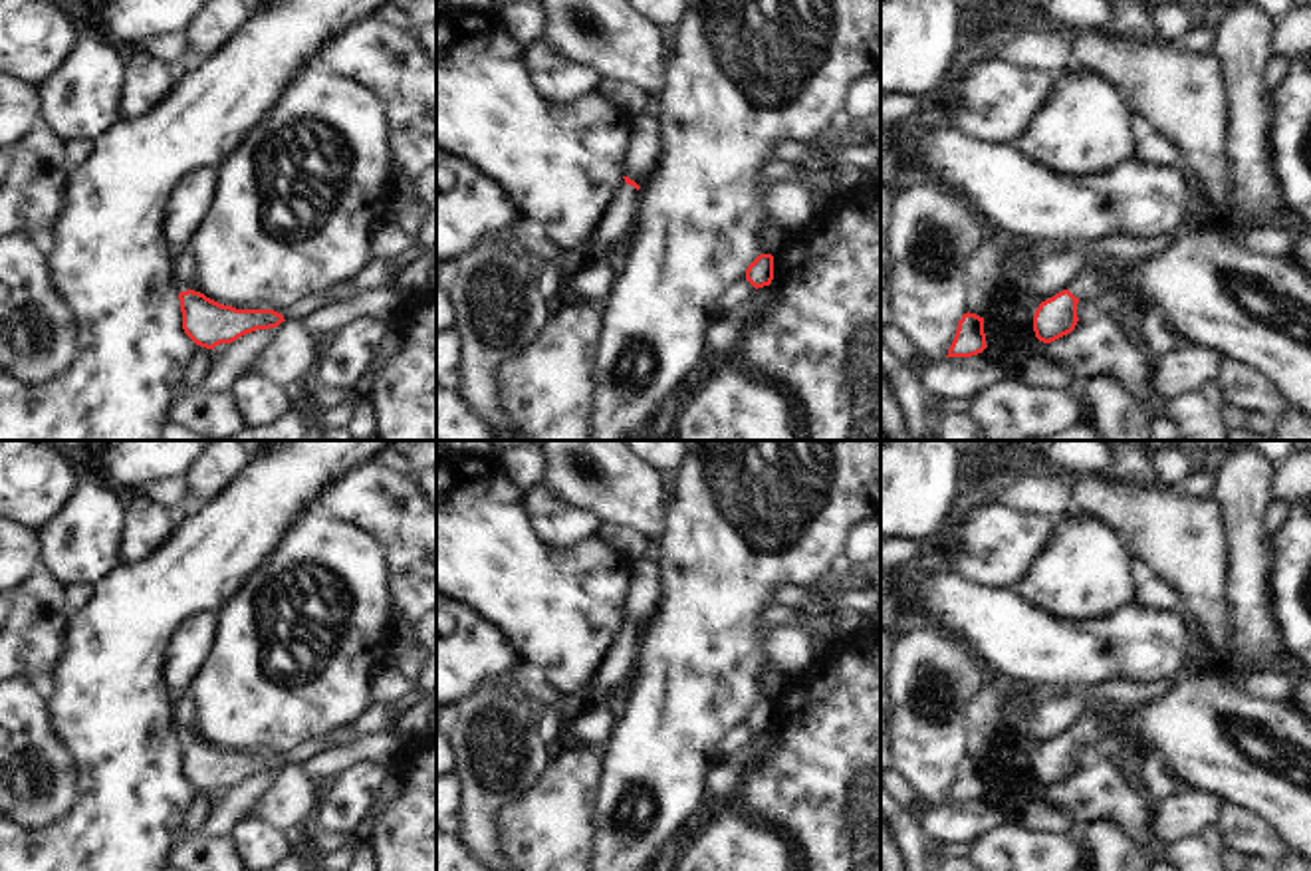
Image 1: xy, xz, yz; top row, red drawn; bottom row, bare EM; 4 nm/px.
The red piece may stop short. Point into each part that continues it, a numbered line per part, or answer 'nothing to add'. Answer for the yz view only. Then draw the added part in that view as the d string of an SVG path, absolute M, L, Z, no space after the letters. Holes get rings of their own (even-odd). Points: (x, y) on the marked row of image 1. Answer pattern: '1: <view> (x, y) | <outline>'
1: yz (1089, 282) | M1109 264L1105 268L1095 266L1083 268L1067 290L1081 302L1087 302L1113 288L1117 288L1117 272L1113 264Z

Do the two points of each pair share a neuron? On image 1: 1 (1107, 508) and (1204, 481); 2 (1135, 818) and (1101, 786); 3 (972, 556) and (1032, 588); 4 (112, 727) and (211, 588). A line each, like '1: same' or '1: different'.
1: different
2: same
3: different
4: same

